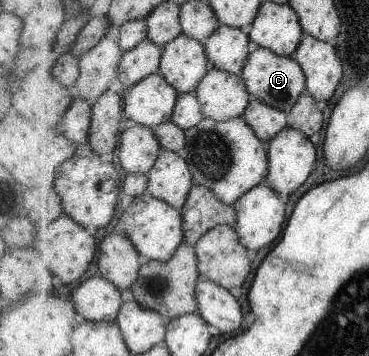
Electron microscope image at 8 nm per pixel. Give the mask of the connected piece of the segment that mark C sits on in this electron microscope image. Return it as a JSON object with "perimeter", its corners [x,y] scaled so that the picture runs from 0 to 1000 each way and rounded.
{"perimeter":[[[686,132],[680,154],[669,160],[656,216],[683,278],[715,287],[740,303],[767,306],[778,317],[799,301],[810,272],[832,250],[832,208],[810,174],[799,163],[762,157],[726,135]]]}

